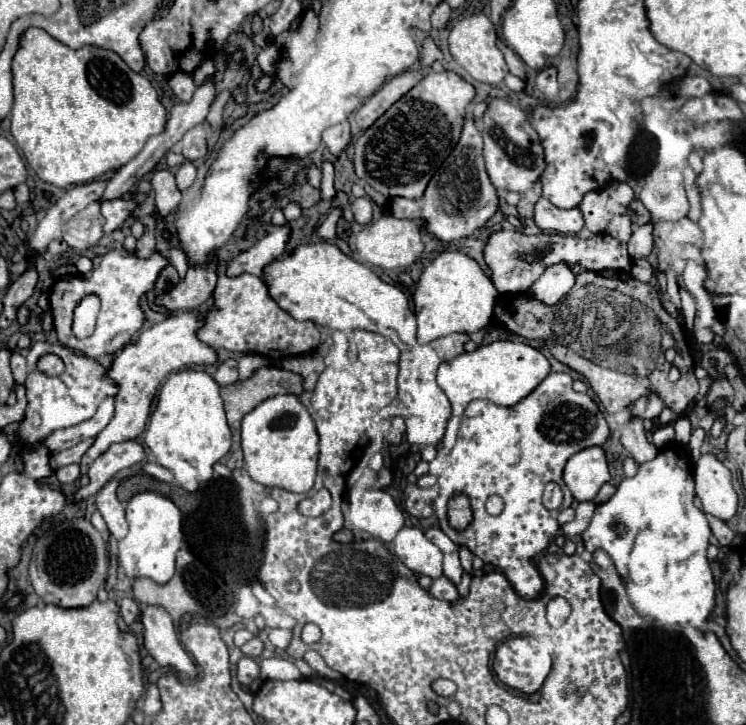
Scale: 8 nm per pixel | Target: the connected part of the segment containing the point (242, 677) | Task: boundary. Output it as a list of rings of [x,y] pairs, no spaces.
[[[242,657],[238,663],[238,681],[242,685],[250,685],[260,675],[260,667],[252,657]]]

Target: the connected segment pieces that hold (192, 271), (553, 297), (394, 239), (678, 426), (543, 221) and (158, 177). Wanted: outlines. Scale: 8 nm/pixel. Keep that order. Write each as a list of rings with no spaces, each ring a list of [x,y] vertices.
[[[216,259],[208,263],[206,267],[192,265],[184,277],[172,291],[164,293],[156,299],[158,305],[164,305],[170,311],[184,311],[184,309],[196,309],[200,307],[214,291],[216,287]]]
[[[558,263],[558,265],[550,265],[530,287],[528,295],[546,303],[546,305],[554,305],[558,303],[570,289],[574,287],[574,273],[568,265]]]
[[[392,215],[380,217],[378,221],[370,223],[356,235],[356,251],[362,257],[364,263],[370,263],[374,267],[384,270],[407,268],[420,257],[424,251],[422,243],[422,221],[410,221],[410,219],[396,219]]]
[[[688,415],[680,417],[676,423],[674,423],[674,429],[676,429],[676,441],[680,445],[688,445],[690,441],[690,433],[692,433],[692,427],[690,427],[690,421],[688,421]]]
[[[540,197],[534,209],[534,221],[542,231],[554,231],[560,235],[576,235],[584,227],[584,217],[580,207],[558,209],[548,199]]]
[[[168,169],[156,171],[154,177],[152,177],[152,187],[156,191],[158,213],[162,217],[166,217],[172,209],[176,209],[176,205],[182,199],[182,193],[180,193],[180,189],[176,187],[176,181],[174,181],[174,173],[168,171]]]

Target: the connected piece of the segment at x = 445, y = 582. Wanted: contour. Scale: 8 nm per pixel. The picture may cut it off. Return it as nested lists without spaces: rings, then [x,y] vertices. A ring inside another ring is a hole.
[[[444,575],[438,577],[432,587],[430,587],[430,593],[436,597],[436,599],[444,599],[444,601],[456,601],[458,599],[458,589],[454,583],[450,583],[450,579],[446,579]]]

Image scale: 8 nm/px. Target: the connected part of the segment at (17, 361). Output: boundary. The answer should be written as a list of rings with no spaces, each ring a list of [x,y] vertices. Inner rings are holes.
[[[12,353],[10,355],[10,369],[12,369],[12,375],[16,379],[18,385],[24,383],[26,379],[26,359],[22,353]]]

